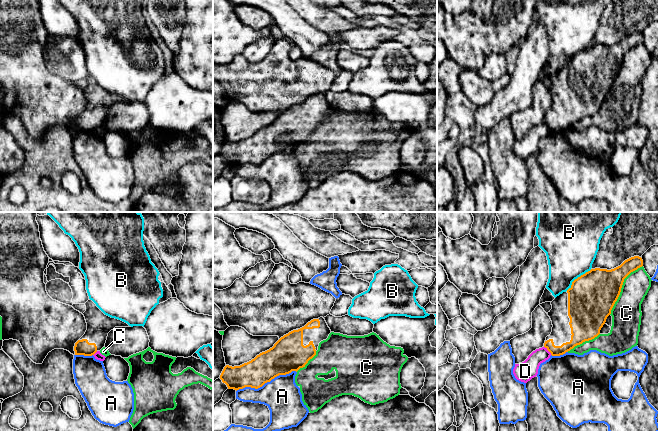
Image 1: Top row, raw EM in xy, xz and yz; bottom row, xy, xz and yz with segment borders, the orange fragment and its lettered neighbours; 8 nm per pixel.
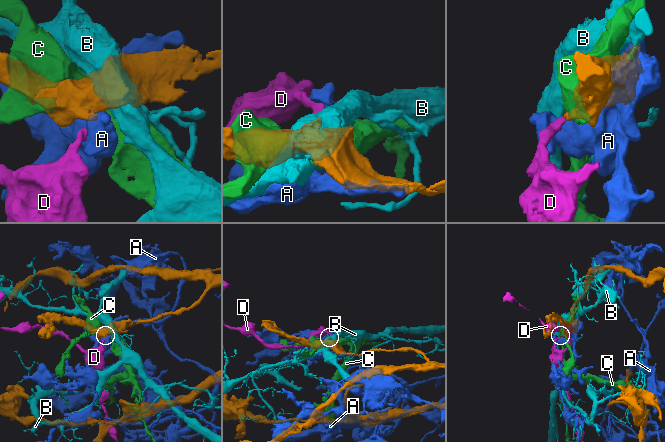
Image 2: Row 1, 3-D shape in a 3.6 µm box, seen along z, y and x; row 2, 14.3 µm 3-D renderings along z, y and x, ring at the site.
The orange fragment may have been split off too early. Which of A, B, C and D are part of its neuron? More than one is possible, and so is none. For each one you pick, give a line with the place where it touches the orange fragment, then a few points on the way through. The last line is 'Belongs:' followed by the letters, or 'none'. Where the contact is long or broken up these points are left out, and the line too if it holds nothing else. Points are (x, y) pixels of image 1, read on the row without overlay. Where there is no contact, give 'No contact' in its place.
Belongs: none

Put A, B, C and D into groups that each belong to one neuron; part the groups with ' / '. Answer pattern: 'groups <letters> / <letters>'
groups A / B / C / D

